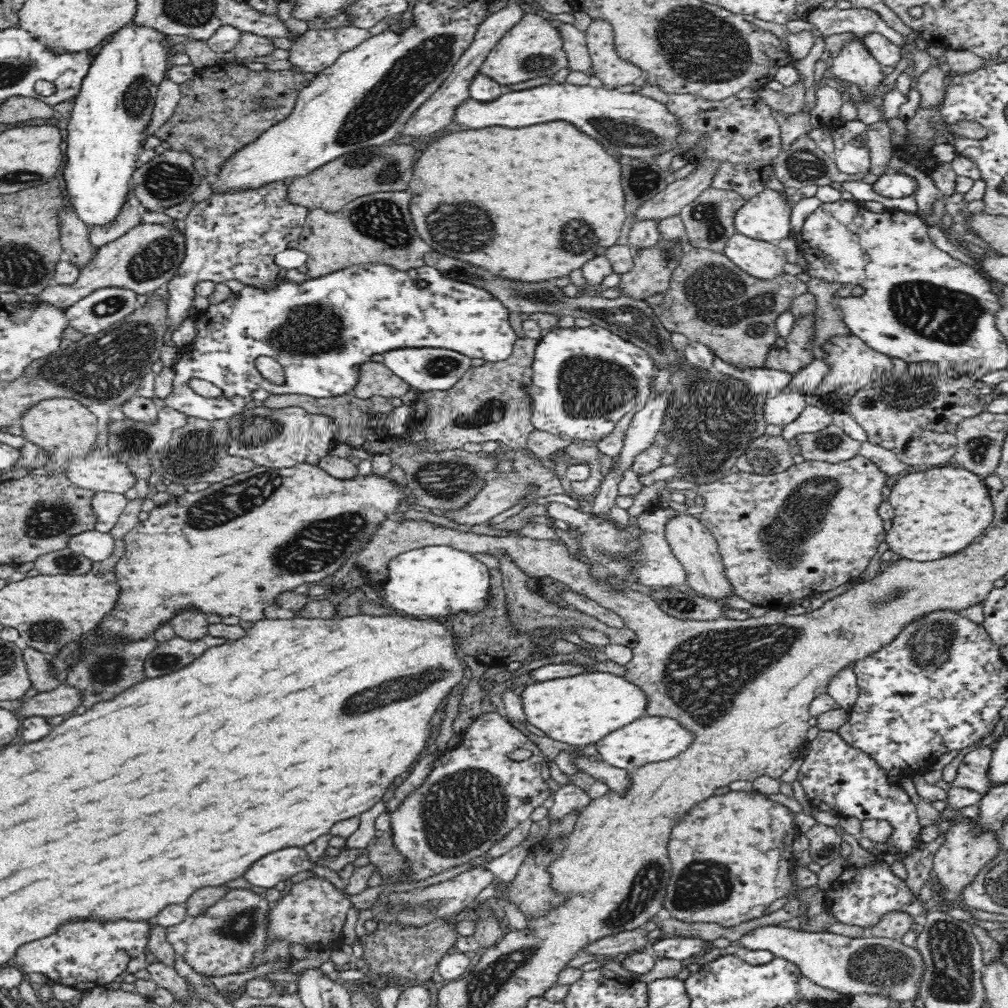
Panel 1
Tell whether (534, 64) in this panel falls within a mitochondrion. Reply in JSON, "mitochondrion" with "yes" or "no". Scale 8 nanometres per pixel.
{"mitochondrion":"yes"}

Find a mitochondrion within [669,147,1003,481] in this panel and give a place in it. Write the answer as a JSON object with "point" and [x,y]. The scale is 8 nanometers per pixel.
{"point":[949,316]}

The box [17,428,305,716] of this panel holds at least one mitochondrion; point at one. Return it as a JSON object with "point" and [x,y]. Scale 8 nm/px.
{"point":[206,515]}

